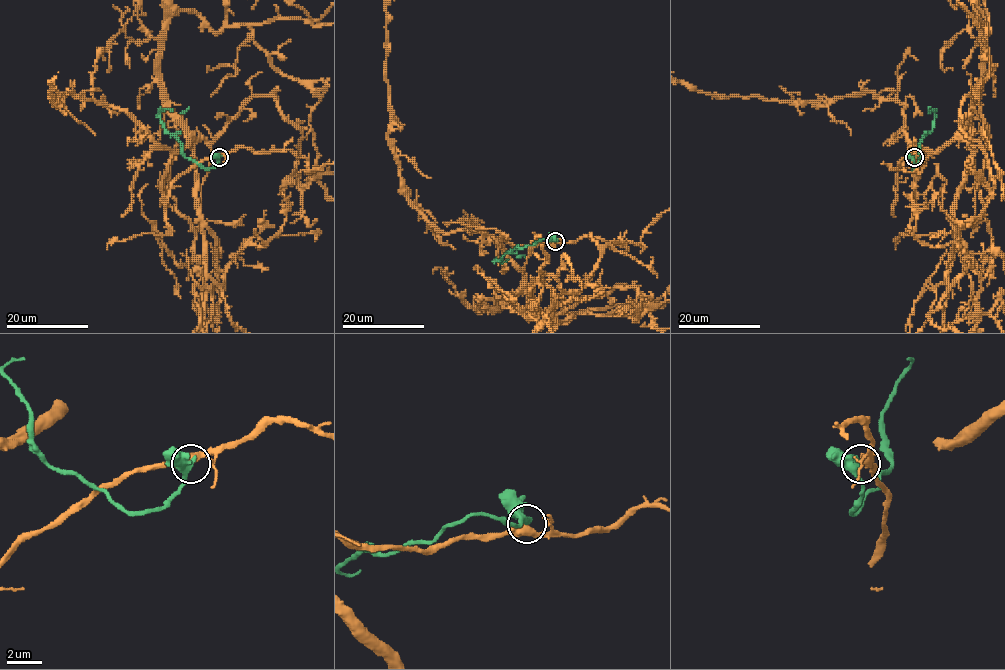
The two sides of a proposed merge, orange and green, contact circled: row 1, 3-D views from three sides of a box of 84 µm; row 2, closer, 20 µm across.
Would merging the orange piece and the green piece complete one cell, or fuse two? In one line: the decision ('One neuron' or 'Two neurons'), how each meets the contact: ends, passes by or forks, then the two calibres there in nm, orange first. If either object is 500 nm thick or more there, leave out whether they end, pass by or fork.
Two neurons. At the ring orange passes by. At the ring green passes by. Thickness 480 nm (orange) against 360 nm

